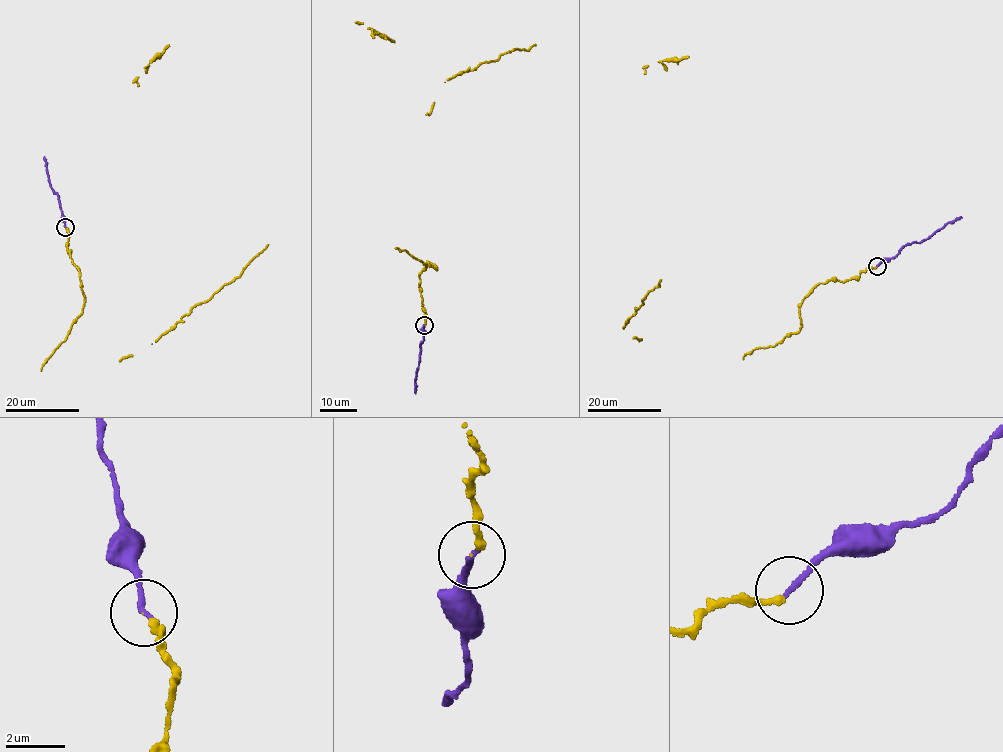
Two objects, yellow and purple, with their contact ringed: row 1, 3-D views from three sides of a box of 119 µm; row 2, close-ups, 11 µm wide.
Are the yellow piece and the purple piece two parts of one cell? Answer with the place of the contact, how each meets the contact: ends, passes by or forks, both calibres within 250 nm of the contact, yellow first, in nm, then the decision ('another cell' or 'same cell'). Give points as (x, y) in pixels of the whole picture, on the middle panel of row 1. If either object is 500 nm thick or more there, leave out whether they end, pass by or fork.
at (424, 325); yellow ends there; purple ends there; 200 nm thick on the yellow side, 190 nm on the other; same cell

